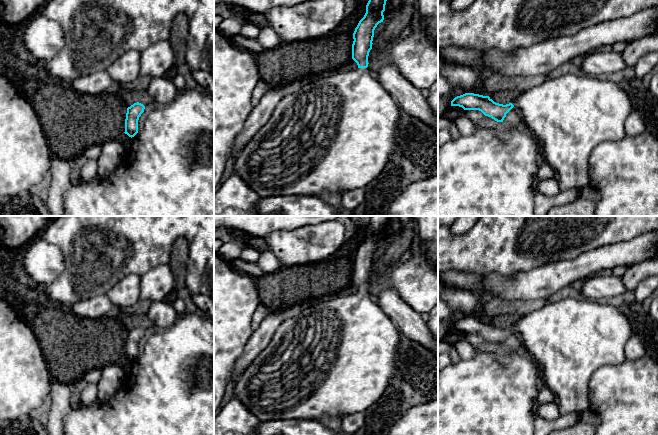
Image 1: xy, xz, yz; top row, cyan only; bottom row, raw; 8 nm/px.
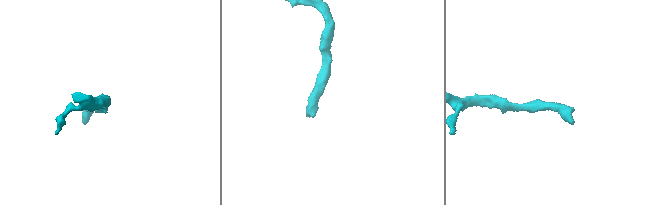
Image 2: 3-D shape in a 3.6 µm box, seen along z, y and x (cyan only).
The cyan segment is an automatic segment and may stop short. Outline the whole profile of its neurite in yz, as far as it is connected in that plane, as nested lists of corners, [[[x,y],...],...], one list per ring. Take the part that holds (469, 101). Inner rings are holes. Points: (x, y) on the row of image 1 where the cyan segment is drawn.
[[[571,73],[550,77],[506,105],[494,102],[489,96],[465,93],[455,97],[451,106],[479,110],[497,122],[503,122],[506,114],[516,107],[522,116],[522,126],[539,142],[545,161],[554,169],[560,191],[589,185],[591,152],[603,142],[623,139],[624,124],[632,112],[629,95],[615,80]]]

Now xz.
[[[369,0],[366,5],[366,13],[355,28],[353,33],[352,59],[357,63],[358,68],[350,72],[339,73],[326,78],[303,81],[296,86],[289,95],[285,96],[278,103],[268,122],[258,130],[256,135],[243,147],[242,151],[236,157],[229,172],[238,174],[260,197],[315,195],[323,191],[344,193],[356,188],[364,188],[372,182],[389,163],[396,149],[396,132],[399,124],[400,108],[391,94],[381,86],[374,74],[367,68],[369,64],[368,56],[373,44],[374,30],[377,25],[384,20],[383,12],[385,11],[386,1],[387,0]]]

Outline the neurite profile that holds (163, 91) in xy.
[[[165,76],[151,78],[146,91],[157,106],[171,103],[180,92],[174,83]]]

